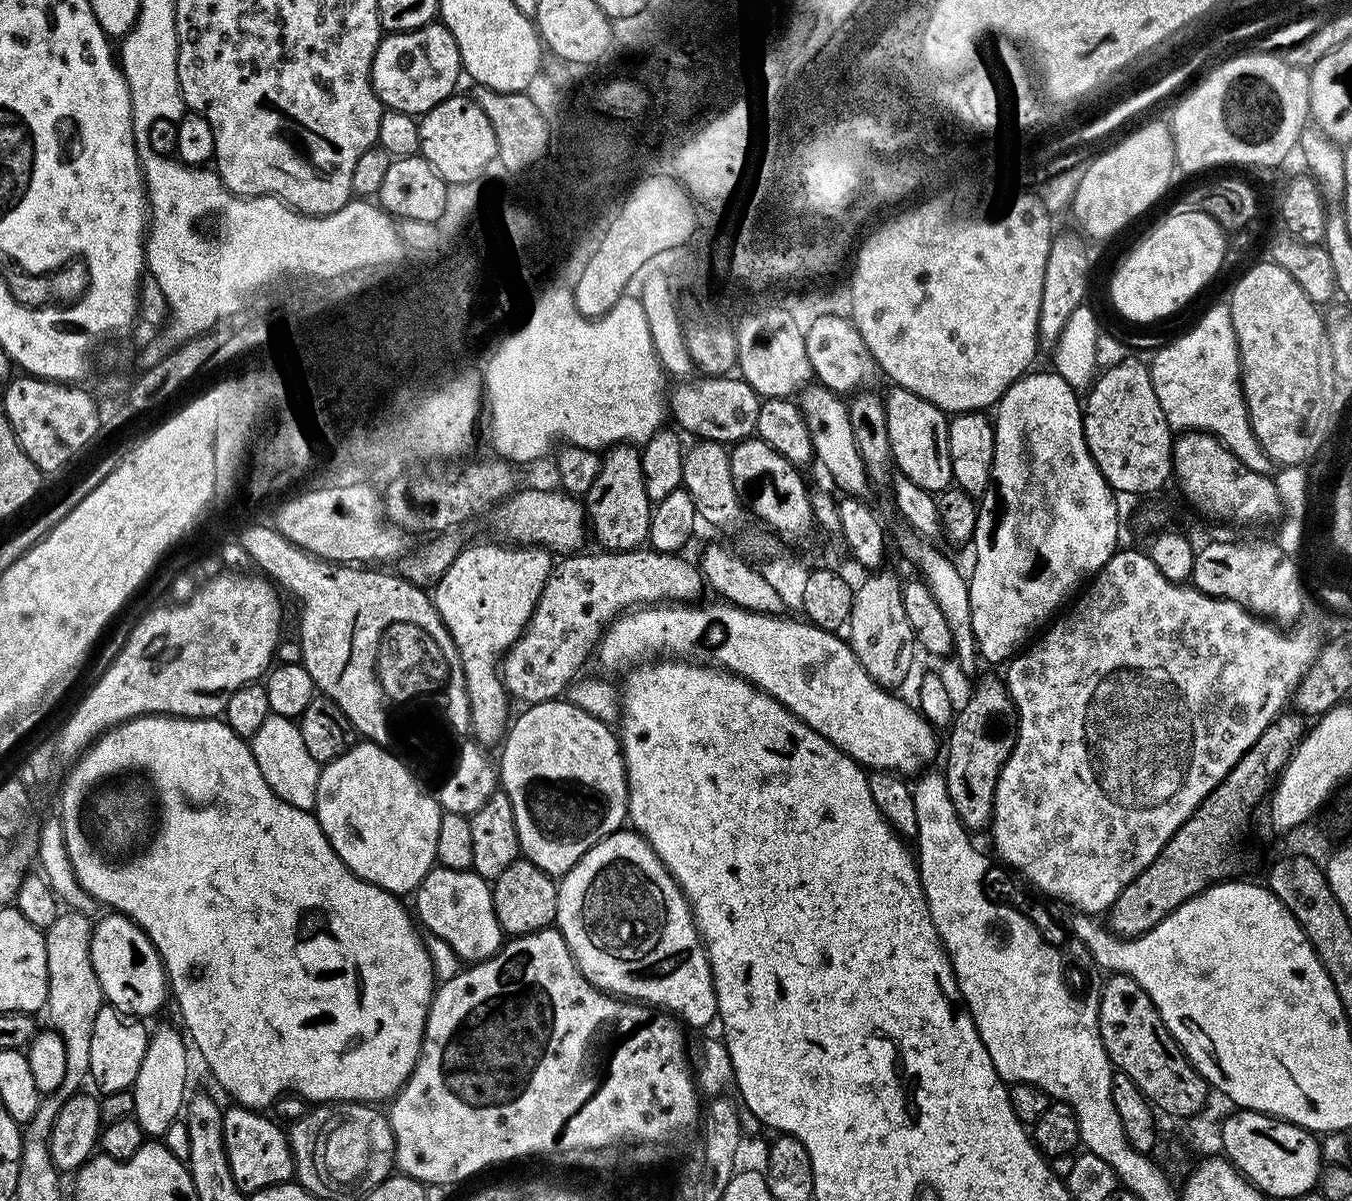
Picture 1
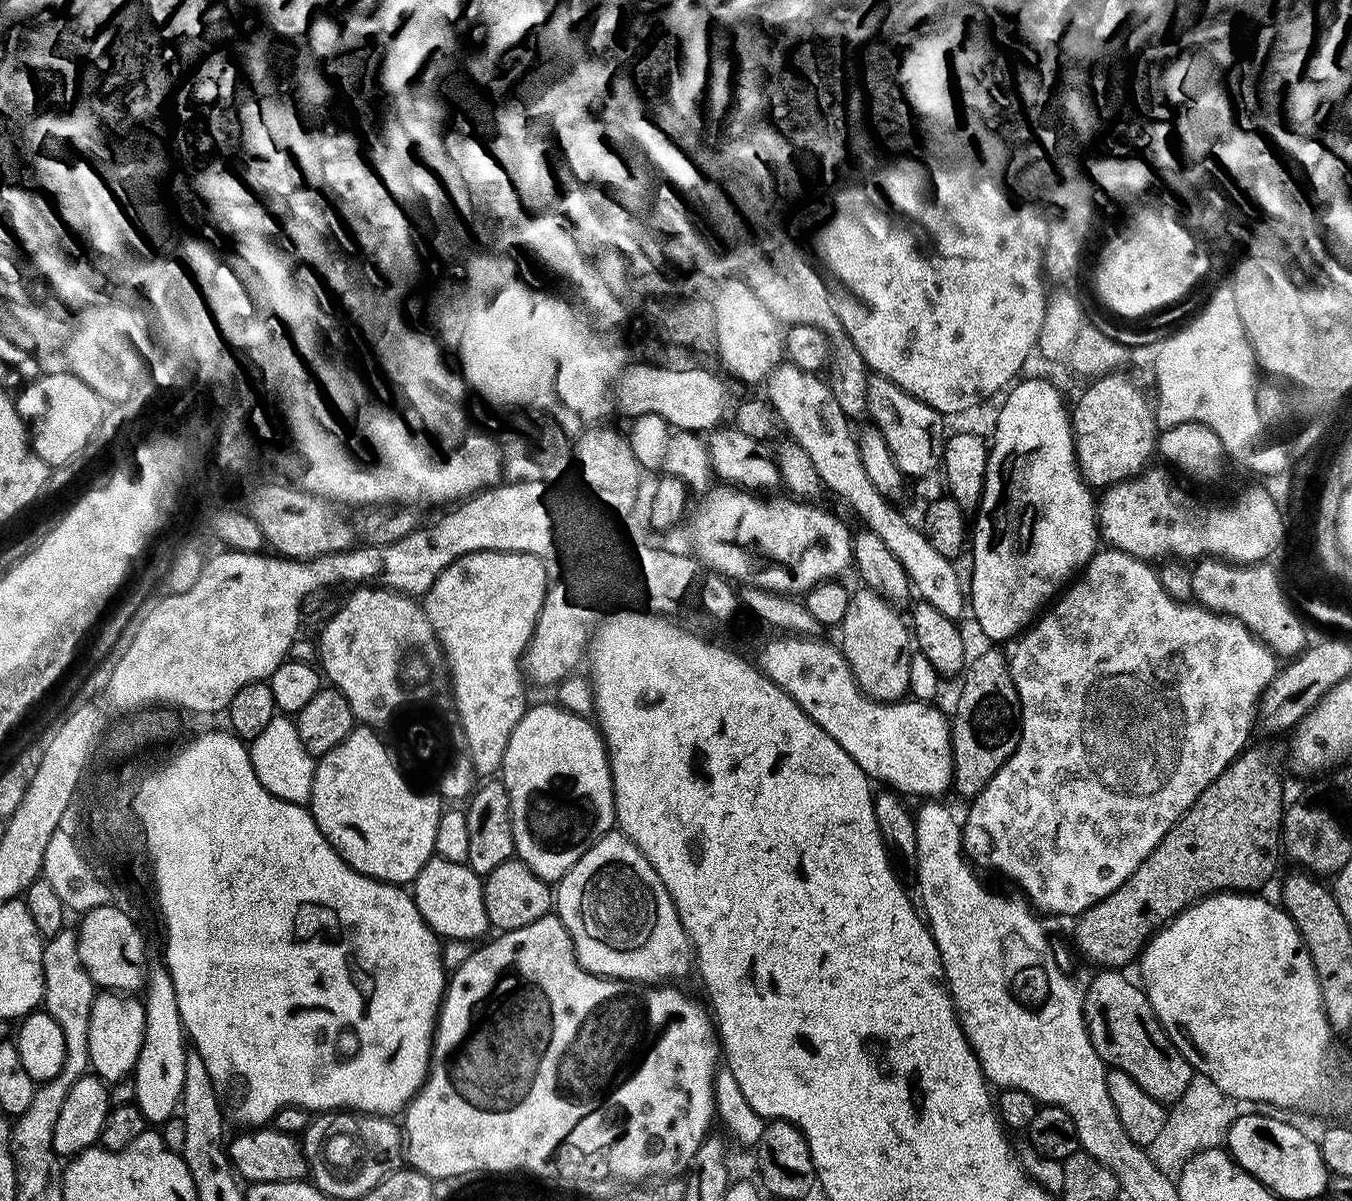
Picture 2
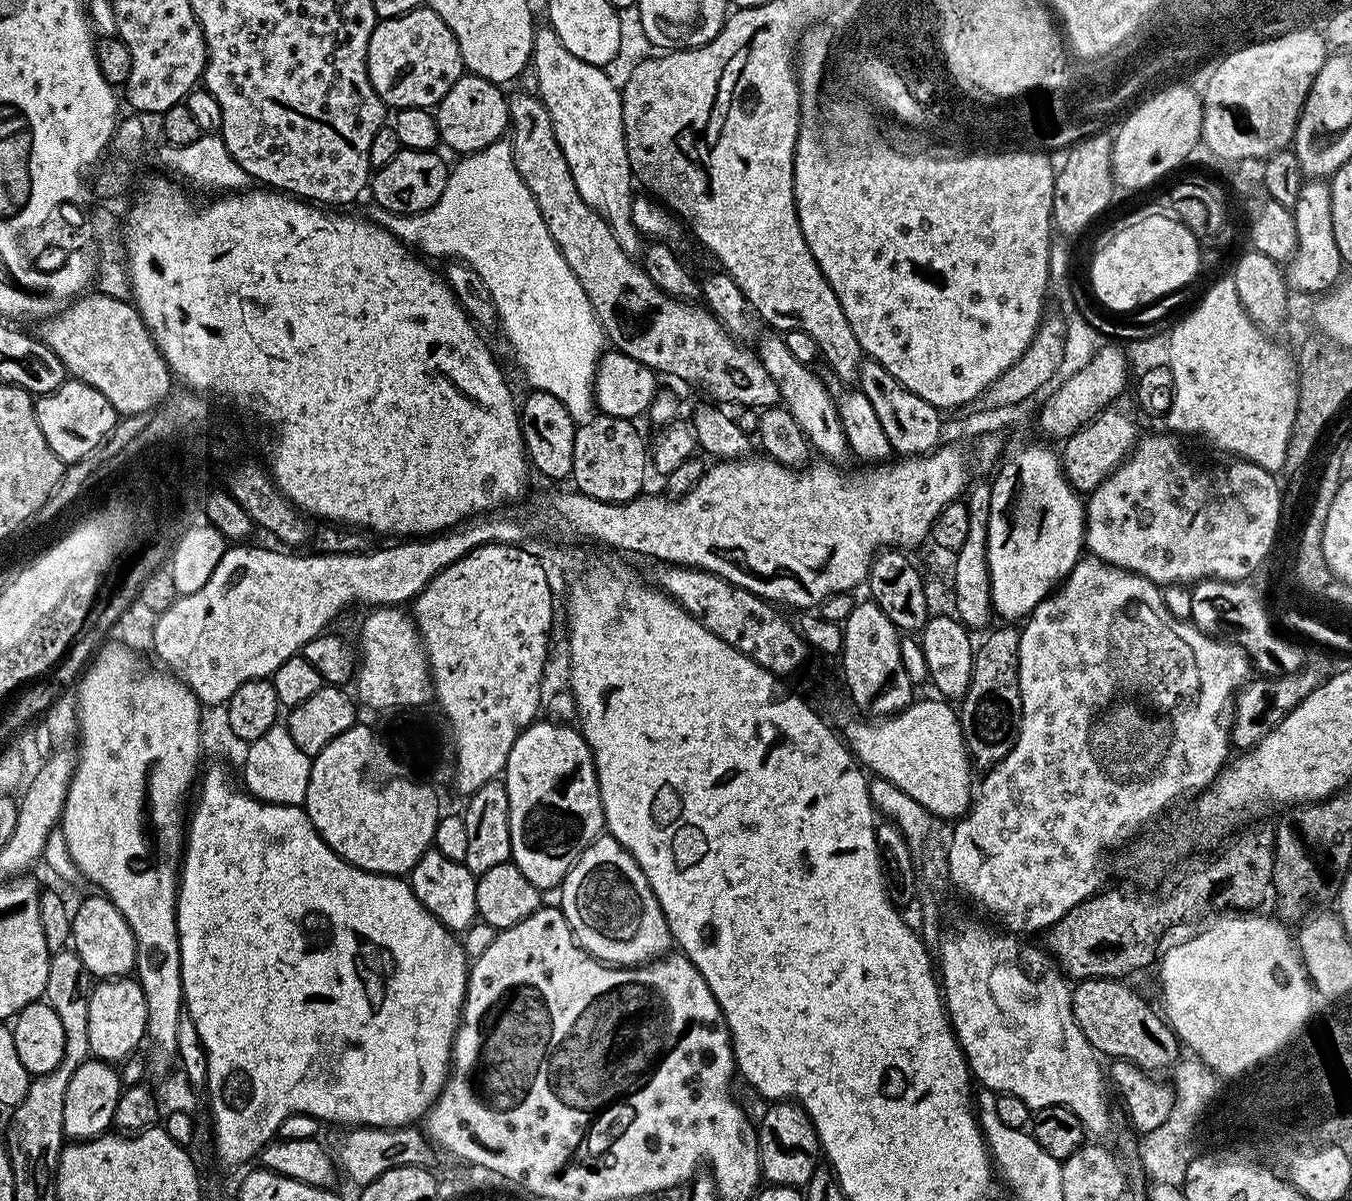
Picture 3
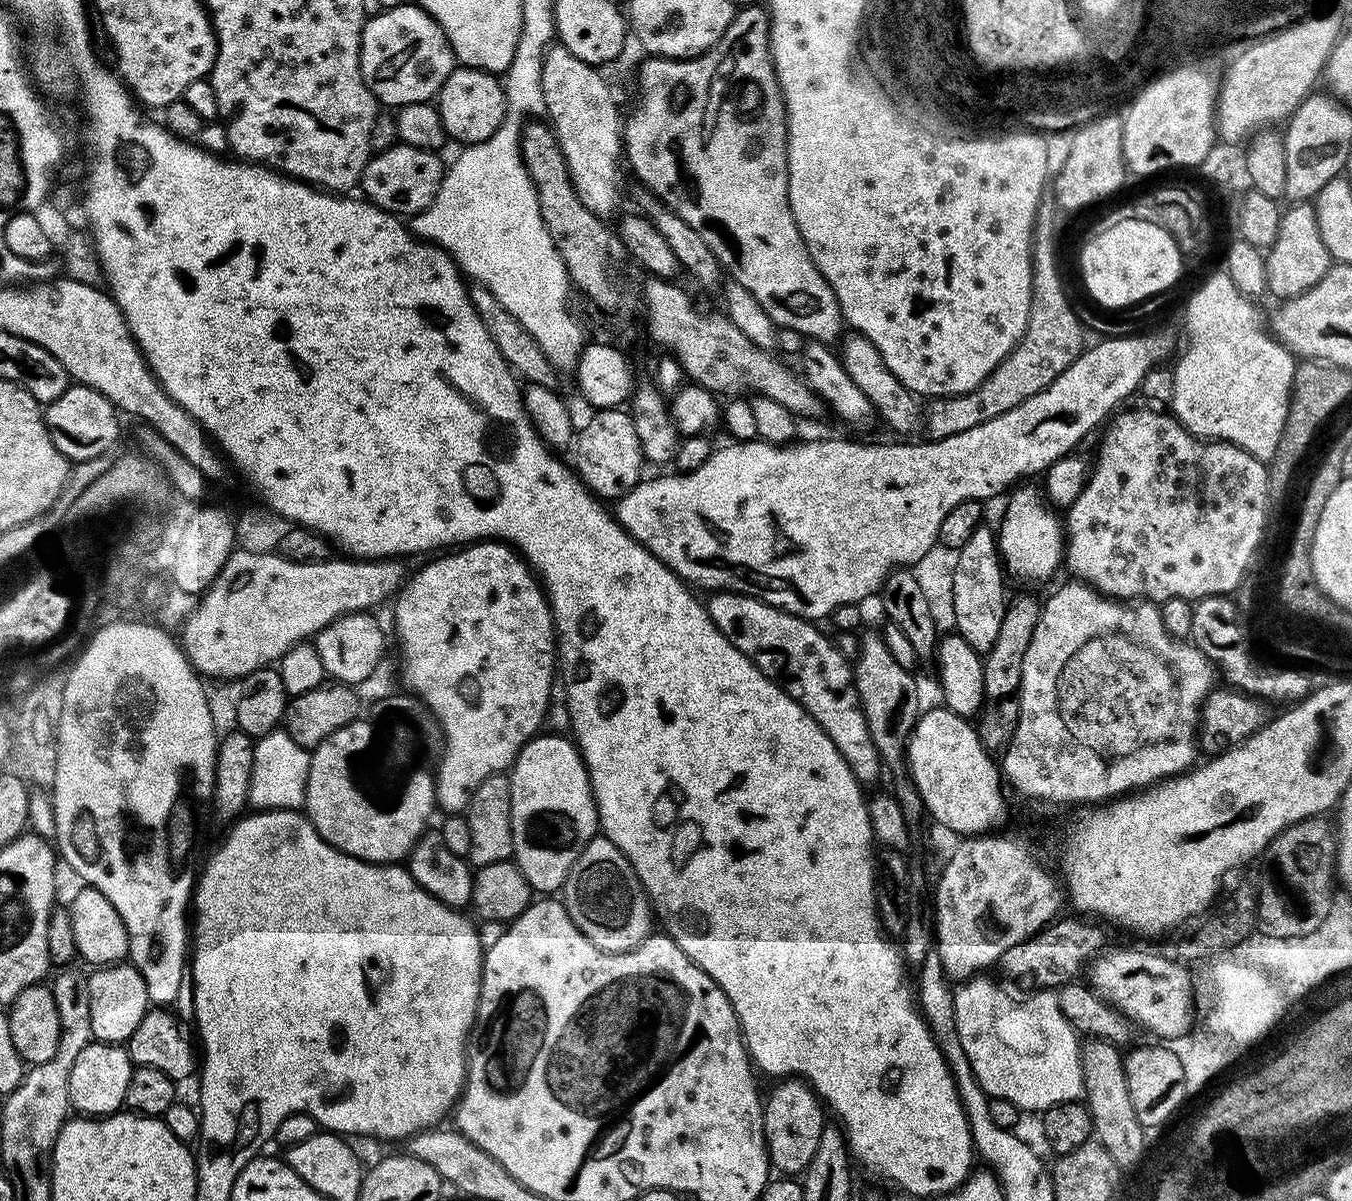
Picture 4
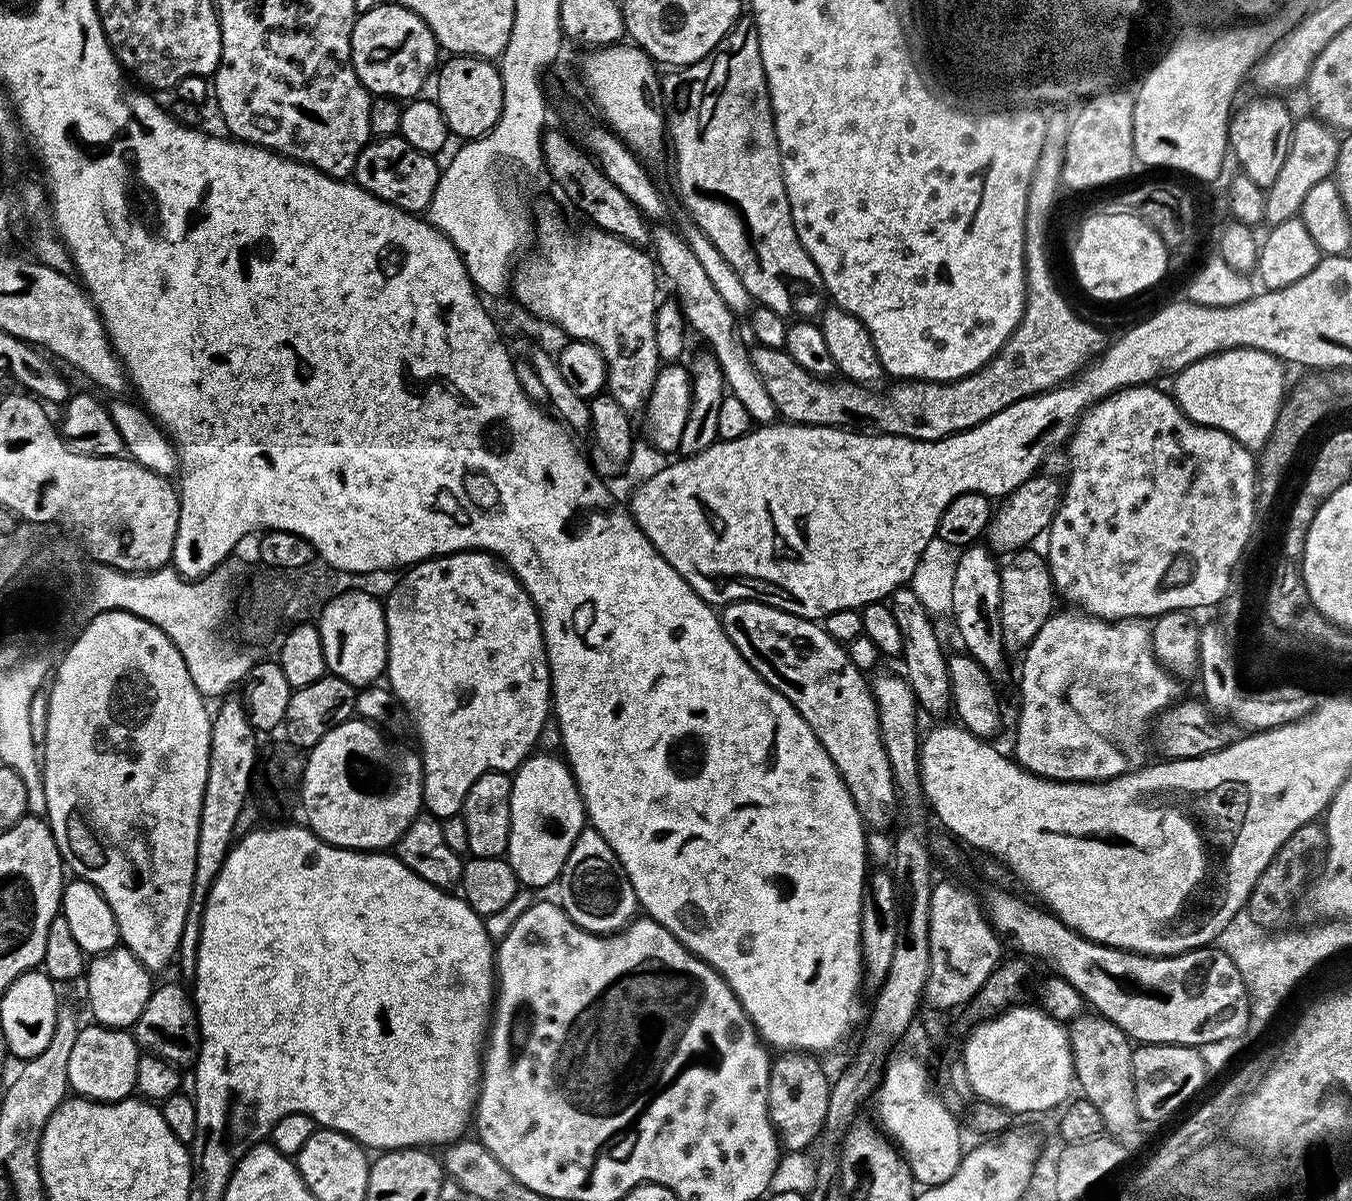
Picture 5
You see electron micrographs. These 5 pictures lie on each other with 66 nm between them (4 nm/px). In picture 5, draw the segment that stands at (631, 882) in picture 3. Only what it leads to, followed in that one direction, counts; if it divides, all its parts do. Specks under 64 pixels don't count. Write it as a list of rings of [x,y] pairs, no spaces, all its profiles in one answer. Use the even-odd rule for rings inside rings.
[[[594,830],[581,832],[560,871],[558,903],[580,928],[597,934],[619,932],[638,912],[634,886],[622,870],[614,850]]]

